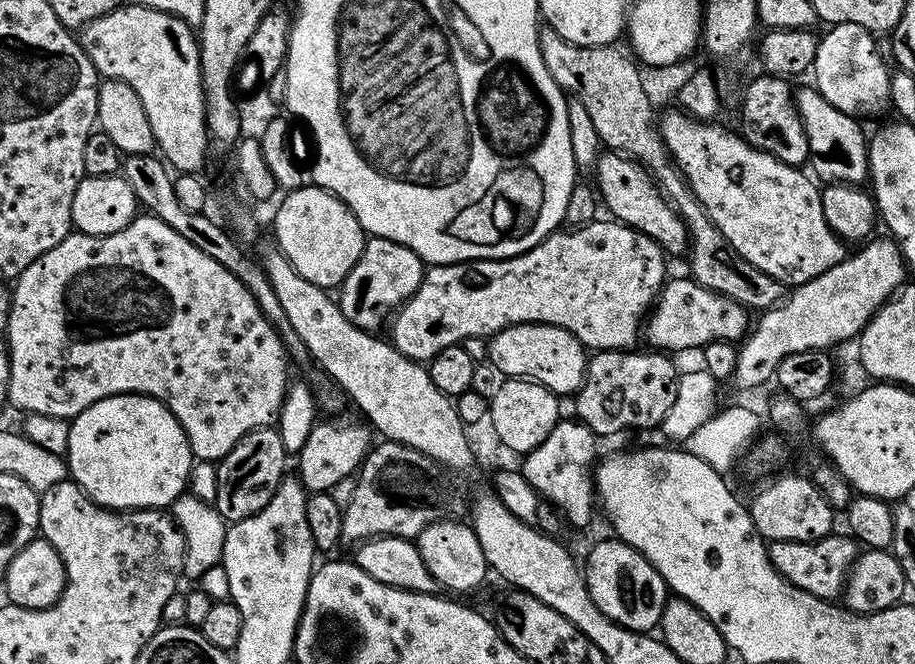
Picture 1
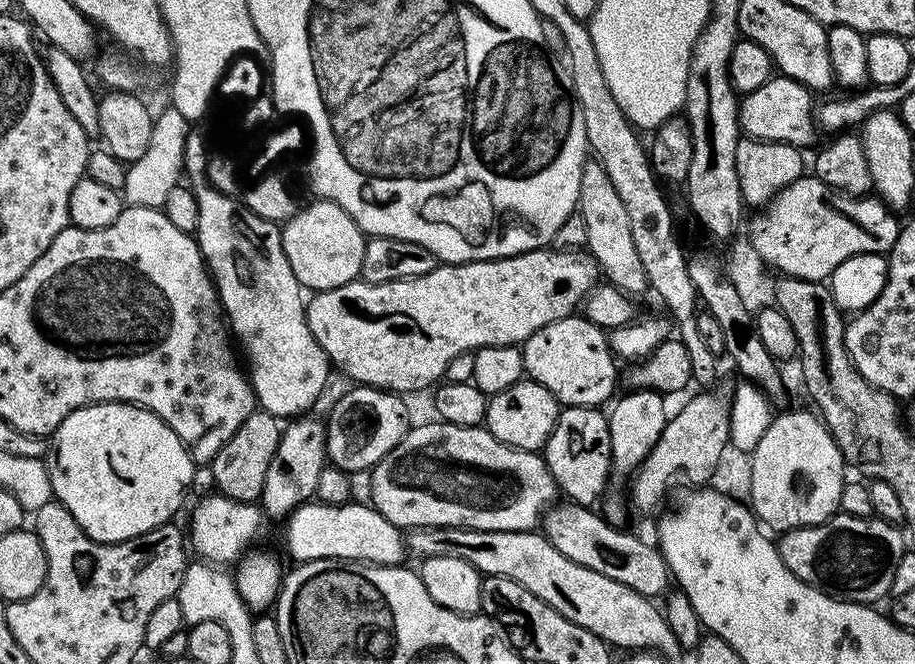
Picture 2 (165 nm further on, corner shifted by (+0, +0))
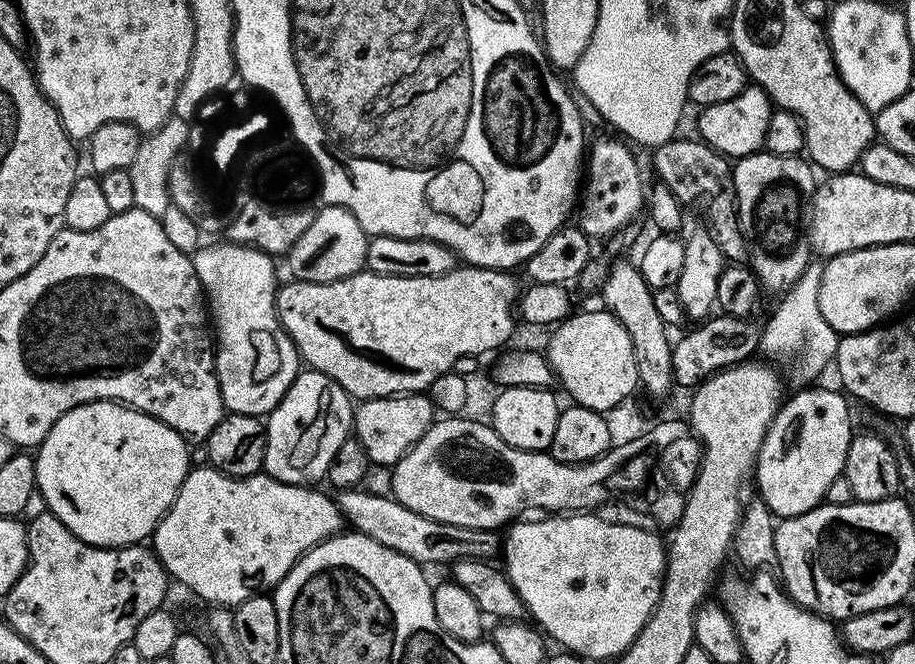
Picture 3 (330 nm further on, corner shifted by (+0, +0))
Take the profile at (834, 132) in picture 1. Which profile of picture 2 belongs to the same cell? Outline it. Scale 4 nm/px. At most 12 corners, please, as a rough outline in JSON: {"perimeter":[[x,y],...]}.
{"perimeter":[[773,75],[740,100],[745,137],[803,149],[813,93]]}

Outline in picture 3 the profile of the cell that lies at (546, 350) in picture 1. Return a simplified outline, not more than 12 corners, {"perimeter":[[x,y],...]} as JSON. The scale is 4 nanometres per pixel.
{"perimeter":[[611,312],[551,329],[552,375],[581,408],[606,413],[640,379]]}

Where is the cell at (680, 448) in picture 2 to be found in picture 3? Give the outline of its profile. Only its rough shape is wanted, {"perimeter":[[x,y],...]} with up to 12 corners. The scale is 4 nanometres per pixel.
{"perimeter":[[440,419],[392,468],[434,522],[503,529],[617,496],[682,518],[702,449],[683,419],[588,464]]}

